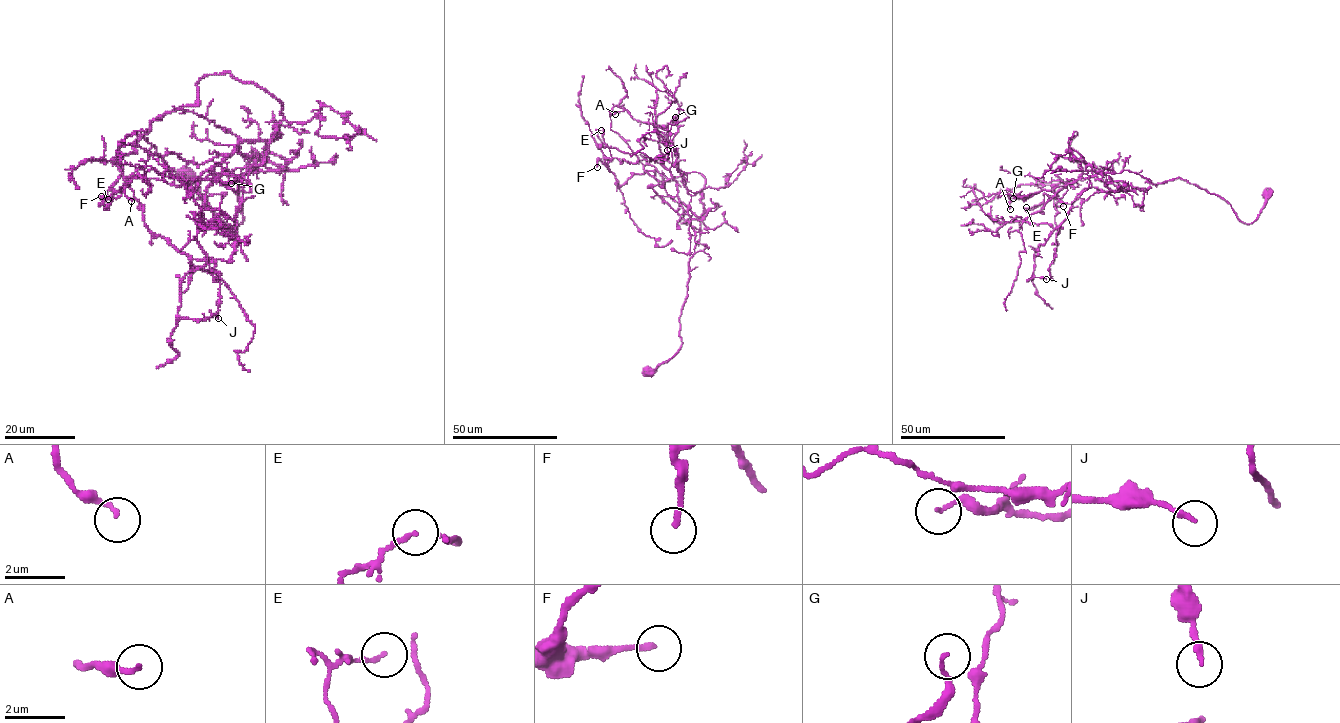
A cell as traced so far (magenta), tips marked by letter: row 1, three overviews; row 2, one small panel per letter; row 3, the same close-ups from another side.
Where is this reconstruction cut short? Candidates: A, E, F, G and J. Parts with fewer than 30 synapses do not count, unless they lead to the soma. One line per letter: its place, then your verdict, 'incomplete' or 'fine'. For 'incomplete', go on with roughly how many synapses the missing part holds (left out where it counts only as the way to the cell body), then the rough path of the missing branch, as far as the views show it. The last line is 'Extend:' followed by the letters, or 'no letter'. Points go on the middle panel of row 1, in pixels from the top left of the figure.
A: at (615, 114); fine
E: at (601, 130); fine
F: at (597, 167); fine
G: at (675, 117); fine
J: at (667, 150); fine
Extend: no letter

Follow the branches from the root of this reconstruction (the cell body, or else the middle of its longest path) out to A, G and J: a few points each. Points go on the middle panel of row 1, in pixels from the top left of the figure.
A: (647, 373), (682, 344), (679, 317), (701, 225), (678, 196), (667, 137), (626, 110), (615, 114)
G: (647, 373), (682, 344), (679, 317), (701, 232), (669, 169), (667, 135), (675, 117)
J: (647, 373), (682, 344), (679, 317), (705, 211), (675, 149), (643, 136), (657, 131), (667, 150)

